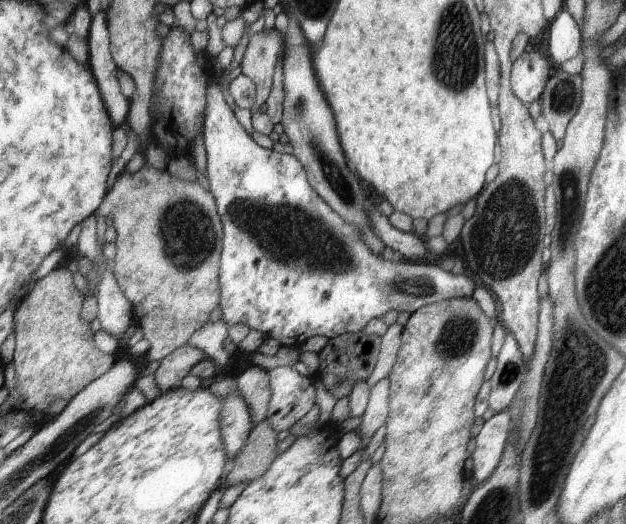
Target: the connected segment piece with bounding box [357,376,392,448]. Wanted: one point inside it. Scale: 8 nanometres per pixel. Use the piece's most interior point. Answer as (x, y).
(374, 417)

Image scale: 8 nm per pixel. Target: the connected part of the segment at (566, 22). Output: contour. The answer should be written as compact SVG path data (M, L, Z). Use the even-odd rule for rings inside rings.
M569 9L560 10L554 20L549 22L547 30L550 60L561 65L581 54L581 48L584 46L581 26Z

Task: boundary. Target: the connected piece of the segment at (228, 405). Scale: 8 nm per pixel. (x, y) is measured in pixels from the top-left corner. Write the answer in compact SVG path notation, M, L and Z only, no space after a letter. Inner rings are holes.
M234 392L224 398L225 404L221 408L221 431L224 437L226 452L236 456L240 448L247 443L254 423L251 419L249 406L239 392Z

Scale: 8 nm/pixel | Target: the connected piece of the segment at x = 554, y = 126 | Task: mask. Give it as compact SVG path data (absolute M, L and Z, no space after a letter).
M559 69L548 79L541 94L542 112L548 119L550 132L559 142L566 134L568 122L578 112L582 83L581 75L569 75Z

